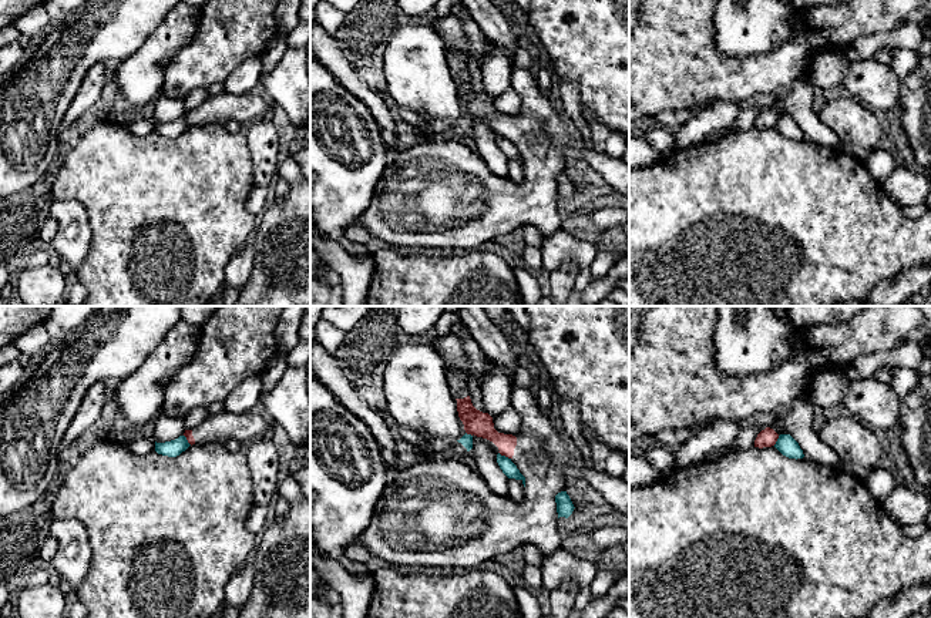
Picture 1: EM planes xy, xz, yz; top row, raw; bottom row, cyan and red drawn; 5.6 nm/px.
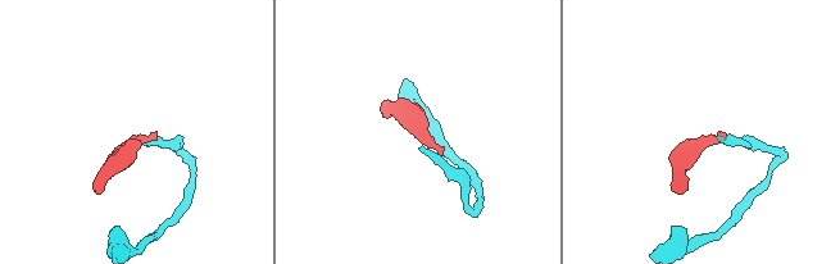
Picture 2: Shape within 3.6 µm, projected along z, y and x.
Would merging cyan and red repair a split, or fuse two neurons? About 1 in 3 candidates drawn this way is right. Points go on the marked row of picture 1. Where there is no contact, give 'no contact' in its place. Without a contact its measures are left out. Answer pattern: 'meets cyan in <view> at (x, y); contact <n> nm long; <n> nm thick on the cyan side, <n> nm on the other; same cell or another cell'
meets cyan in xz at (504, 456); contact 80 nm long; 80 nm thick on the cyan side, 140 nm on the other; another cell

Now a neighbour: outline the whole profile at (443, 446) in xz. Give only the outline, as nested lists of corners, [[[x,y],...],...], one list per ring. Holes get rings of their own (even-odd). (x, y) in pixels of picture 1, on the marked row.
[[[436,439],[436,440],[427,441],[426,449],[438,454],[446,454],[448,459],[471,463],[468,453],[460,454],[454,451],[457,443],[458,441],[453,439]]]

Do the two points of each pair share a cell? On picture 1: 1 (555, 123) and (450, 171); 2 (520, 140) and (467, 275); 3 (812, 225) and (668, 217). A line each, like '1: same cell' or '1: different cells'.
1: same cell
2: different cells
3: same cell

